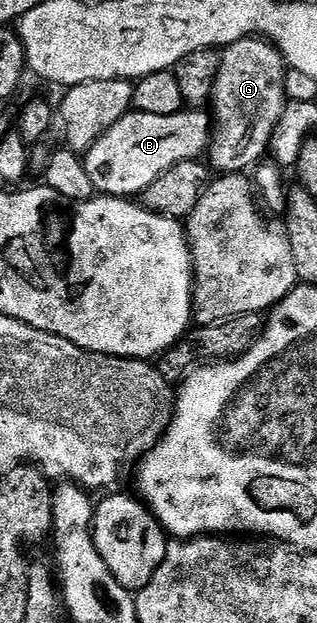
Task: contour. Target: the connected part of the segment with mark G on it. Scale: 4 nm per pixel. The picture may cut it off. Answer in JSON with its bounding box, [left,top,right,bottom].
[211,38,287,130]

